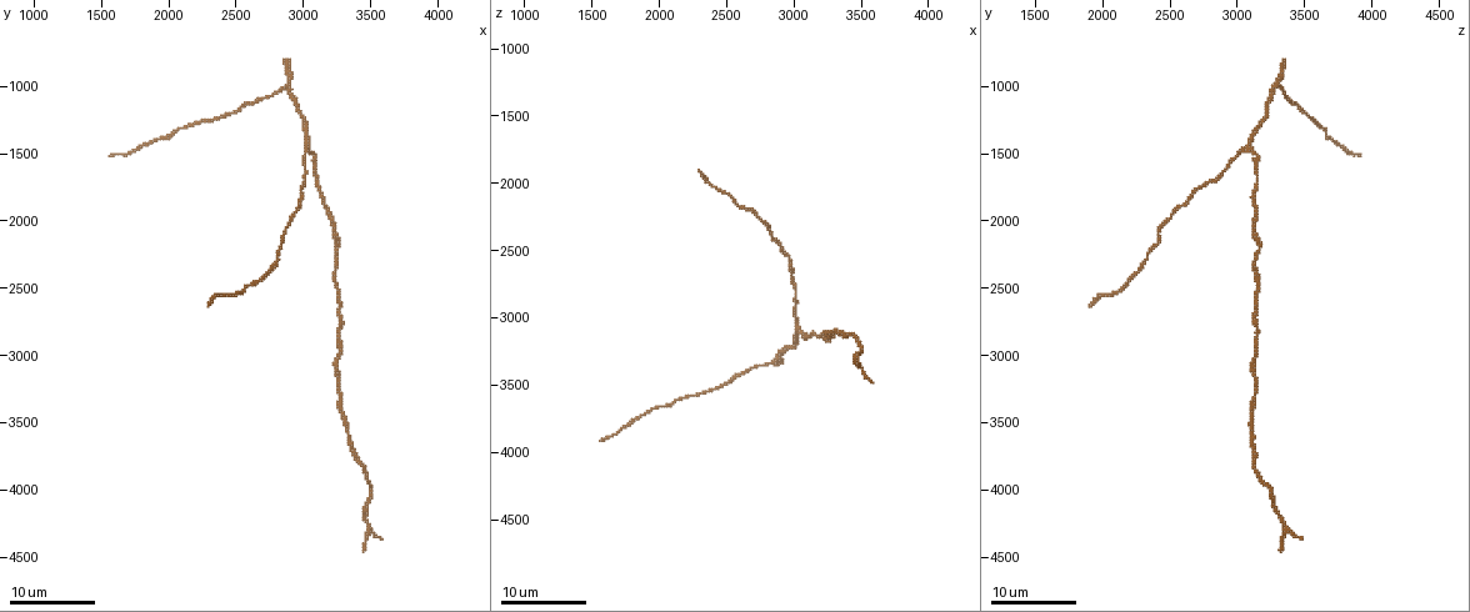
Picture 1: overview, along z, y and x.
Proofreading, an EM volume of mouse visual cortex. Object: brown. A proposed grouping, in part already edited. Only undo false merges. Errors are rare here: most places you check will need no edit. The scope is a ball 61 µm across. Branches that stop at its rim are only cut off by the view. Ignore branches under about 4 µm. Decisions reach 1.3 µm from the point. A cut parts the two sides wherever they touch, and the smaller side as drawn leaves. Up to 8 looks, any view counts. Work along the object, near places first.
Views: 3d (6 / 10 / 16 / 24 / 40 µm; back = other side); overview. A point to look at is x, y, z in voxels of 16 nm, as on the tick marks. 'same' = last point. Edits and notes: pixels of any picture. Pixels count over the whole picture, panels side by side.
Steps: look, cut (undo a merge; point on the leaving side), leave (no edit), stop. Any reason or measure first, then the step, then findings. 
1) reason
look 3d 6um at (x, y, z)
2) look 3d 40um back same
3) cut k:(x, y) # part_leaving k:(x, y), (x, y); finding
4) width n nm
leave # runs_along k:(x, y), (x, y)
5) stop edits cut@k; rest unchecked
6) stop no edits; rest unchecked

thick turns thin
look 3d 10um at (2960, 1120, 3240)

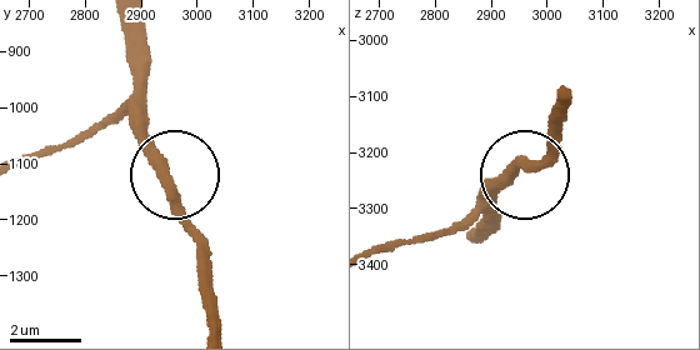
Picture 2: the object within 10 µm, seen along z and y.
closer look
look 3d 6um at (2940, 1120, 3235)

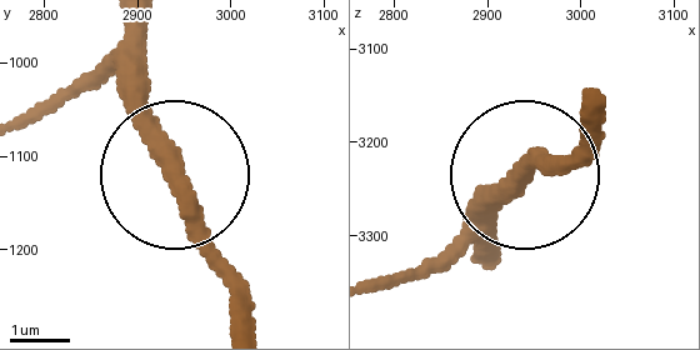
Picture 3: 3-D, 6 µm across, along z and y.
leave # runs_along 3:(599, 104), (564, 153), (524, 163), (464, 223); all the same neuron

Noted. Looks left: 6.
side arm on a straight run
look 3d 10um at (3020, 1440, 3080)

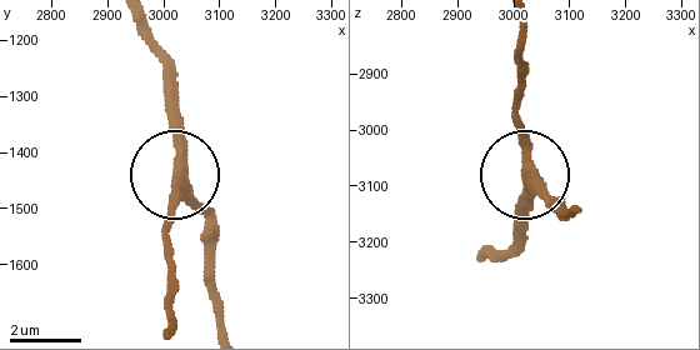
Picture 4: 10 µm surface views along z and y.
side_arm 33 um; arms 3
leave # one neuron here

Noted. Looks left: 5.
a narrow waist
look 3d 6um at (3340, 3580, 3100)

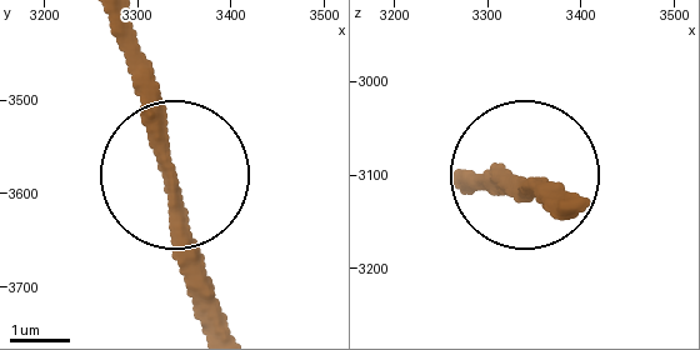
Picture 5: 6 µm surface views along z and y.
look 3d 6um back same

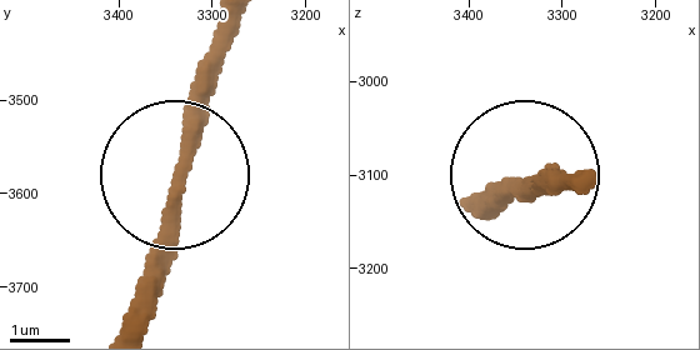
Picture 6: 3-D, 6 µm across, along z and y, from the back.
width 260 nm
leave # runs_along 6:(225, 29), (155, 308); one neuron here

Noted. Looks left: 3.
narrows sharply
look 3d 10um at (3260, 3020, 3140)

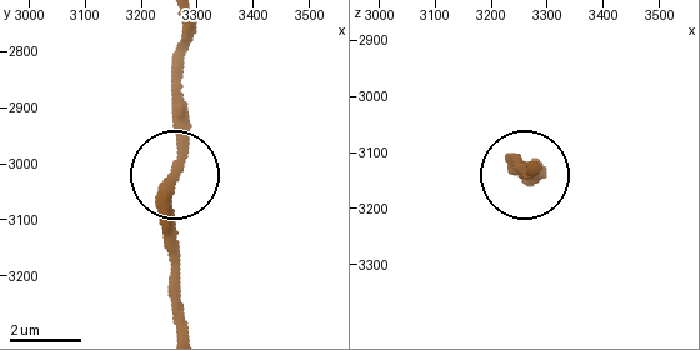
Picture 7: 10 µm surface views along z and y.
look 3d 10um back same

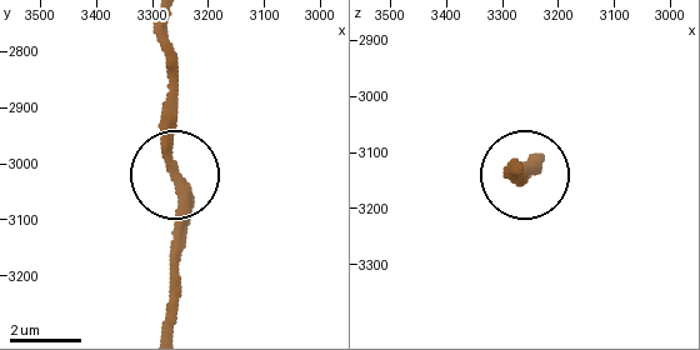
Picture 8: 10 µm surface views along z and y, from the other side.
leave # runs_along 8:(169, 24), (178, 264); continuous, no second neuron

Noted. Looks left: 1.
stop no edits; rest unchecked

